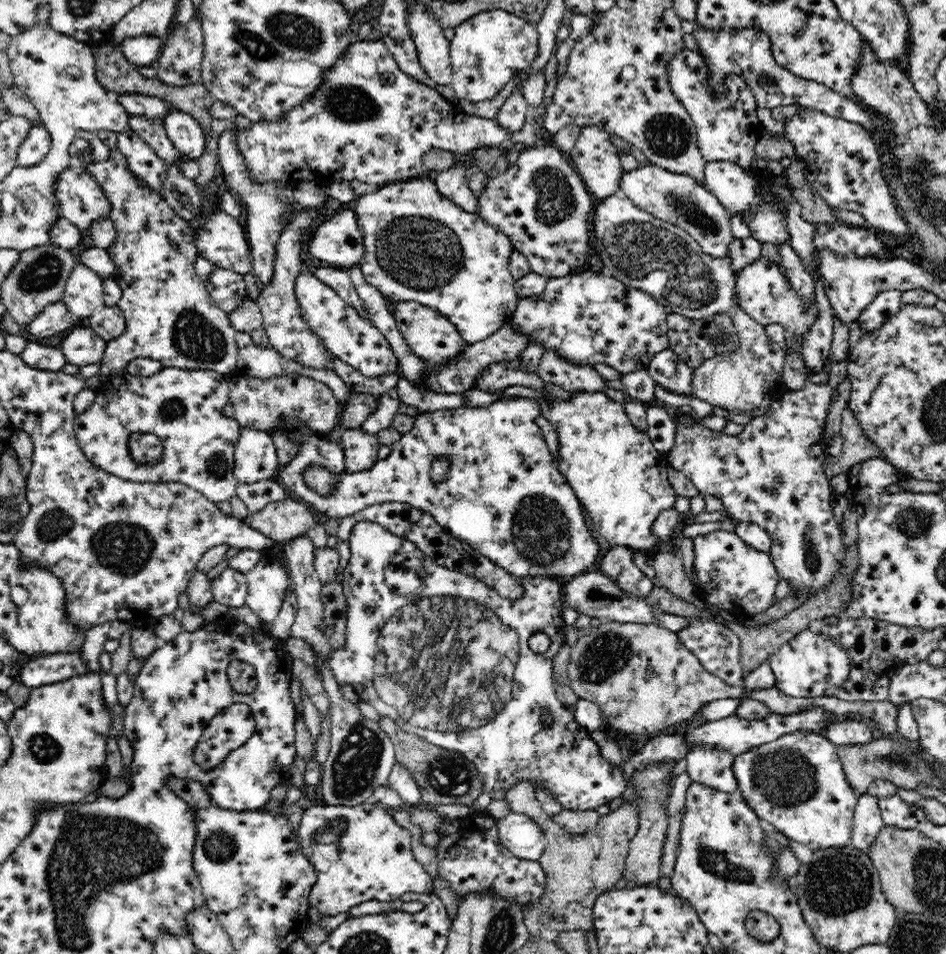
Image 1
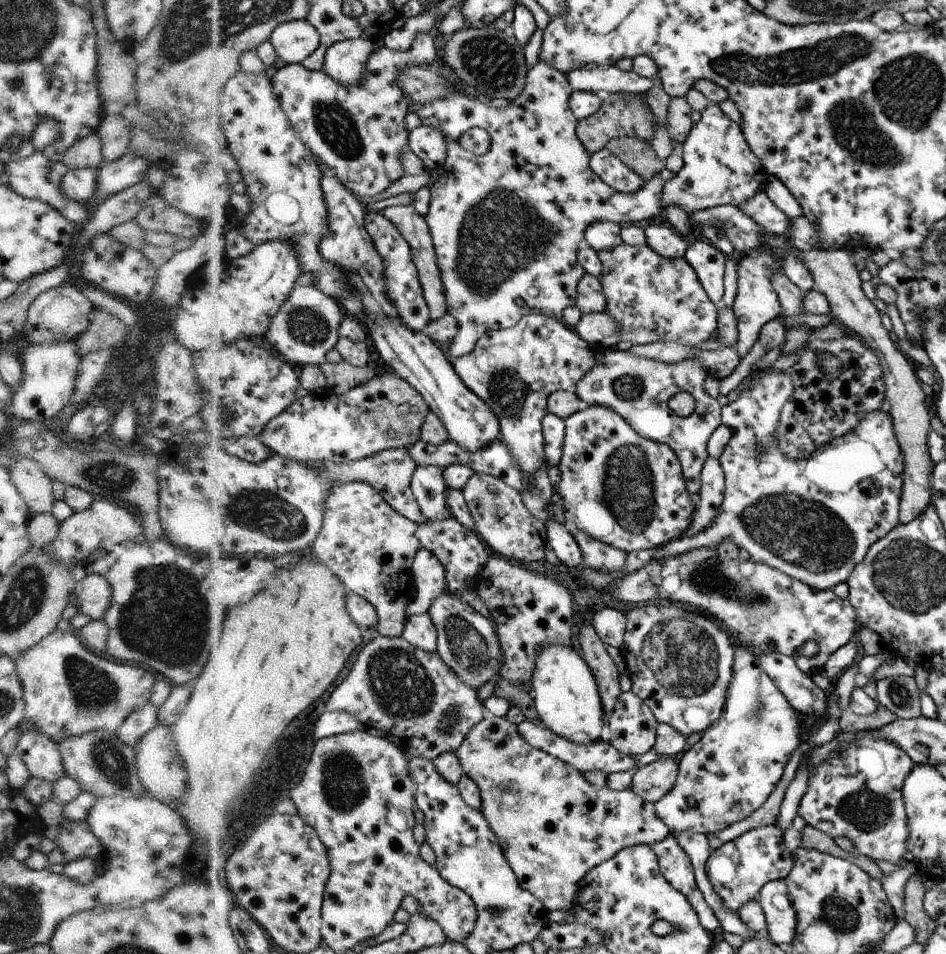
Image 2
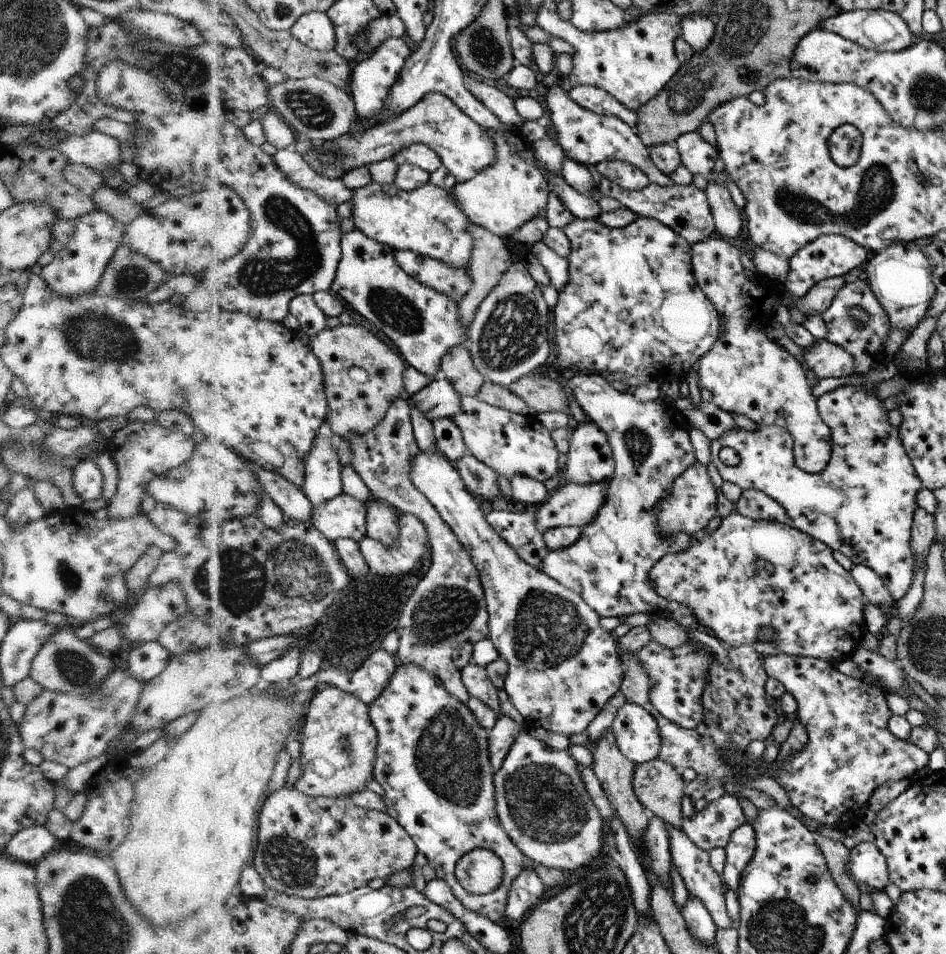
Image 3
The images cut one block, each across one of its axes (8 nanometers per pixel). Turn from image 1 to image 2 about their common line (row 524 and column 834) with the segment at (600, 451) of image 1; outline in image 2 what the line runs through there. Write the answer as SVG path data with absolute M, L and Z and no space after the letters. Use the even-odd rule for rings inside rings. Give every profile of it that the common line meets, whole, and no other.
M694 549L689 553L678 555L669 559L650 561L648 565L638 569L637 572L624 576L612 589L608 589L614 598L620 602L646 602L646 600L660 600L667 598L674 602L688 604L692 608L698 608L698 613L706 613L724 624L736 641L759 657L767 651L768 644L773 644L775 651L796 659L796 652L801 644L807 640L814 640L819 646L817 656L806 658L798 656L797 665L810 677L822 673L825 664L841 646L856 638L858 628L861 628L856 610L848 600L842 600L828 589L821 591L812 588L806 583L790 578L782 571L769 567L764 563L756 563L754 560L743 560L739 557L734 560L726 560L721 557L717 549Z

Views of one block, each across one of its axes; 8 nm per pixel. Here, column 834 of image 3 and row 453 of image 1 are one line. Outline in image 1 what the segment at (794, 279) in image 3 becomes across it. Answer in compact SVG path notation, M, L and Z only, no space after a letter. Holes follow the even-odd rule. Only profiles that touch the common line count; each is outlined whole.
M241 427L234 453L234 475L238 482L252 484L259 480L276 480L280 466L270 433Z

